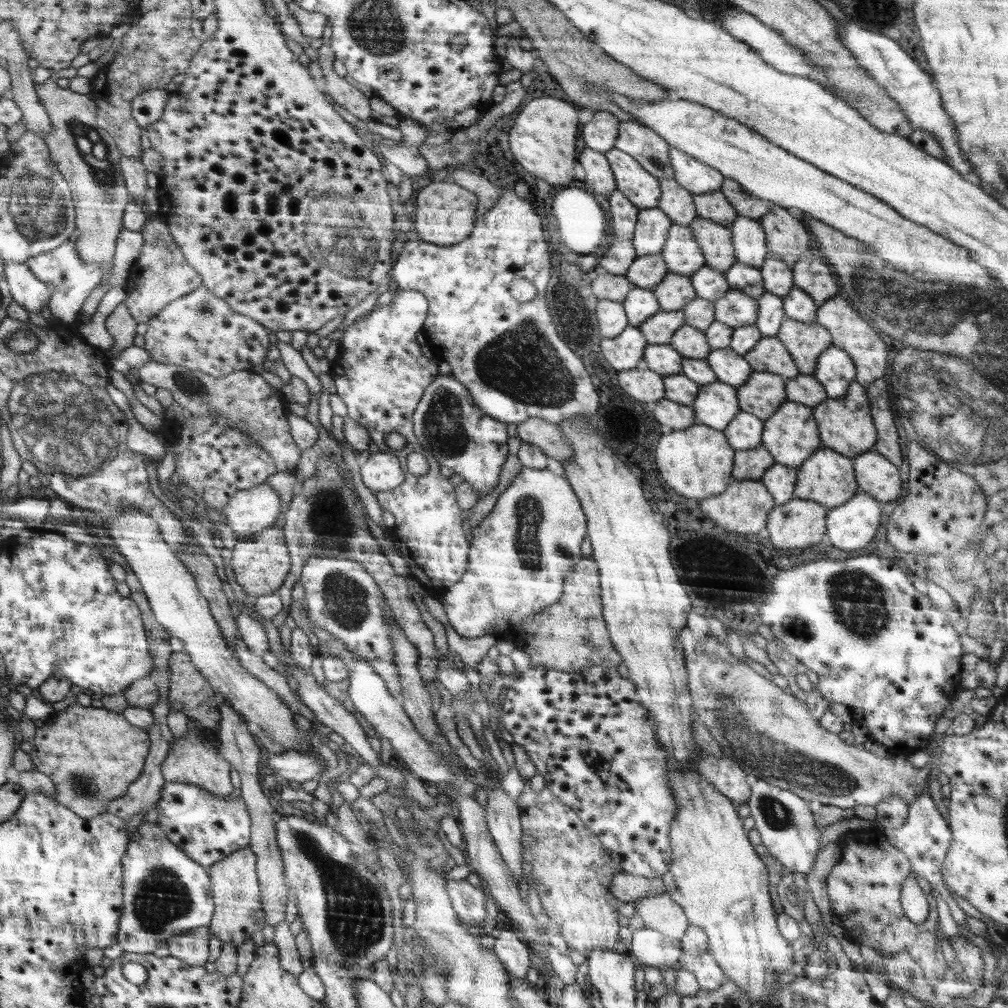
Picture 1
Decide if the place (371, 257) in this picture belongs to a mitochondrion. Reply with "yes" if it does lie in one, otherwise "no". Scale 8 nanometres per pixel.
yes

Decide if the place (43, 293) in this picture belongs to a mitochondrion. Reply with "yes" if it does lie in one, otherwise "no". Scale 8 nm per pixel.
no

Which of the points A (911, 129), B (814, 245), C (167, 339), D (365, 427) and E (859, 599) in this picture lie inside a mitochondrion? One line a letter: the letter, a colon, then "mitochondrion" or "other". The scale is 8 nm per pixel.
A: other
B: other
C: other
D: other
E: mitochondrion

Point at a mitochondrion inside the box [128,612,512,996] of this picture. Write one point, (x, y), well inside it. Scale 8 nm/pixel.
(354, 910)

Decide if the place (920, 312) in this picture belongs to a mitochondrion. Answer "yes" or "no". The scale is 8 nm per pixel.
yes

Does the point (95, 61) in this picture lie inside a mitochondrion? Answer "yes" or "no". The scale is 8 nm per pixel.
no

